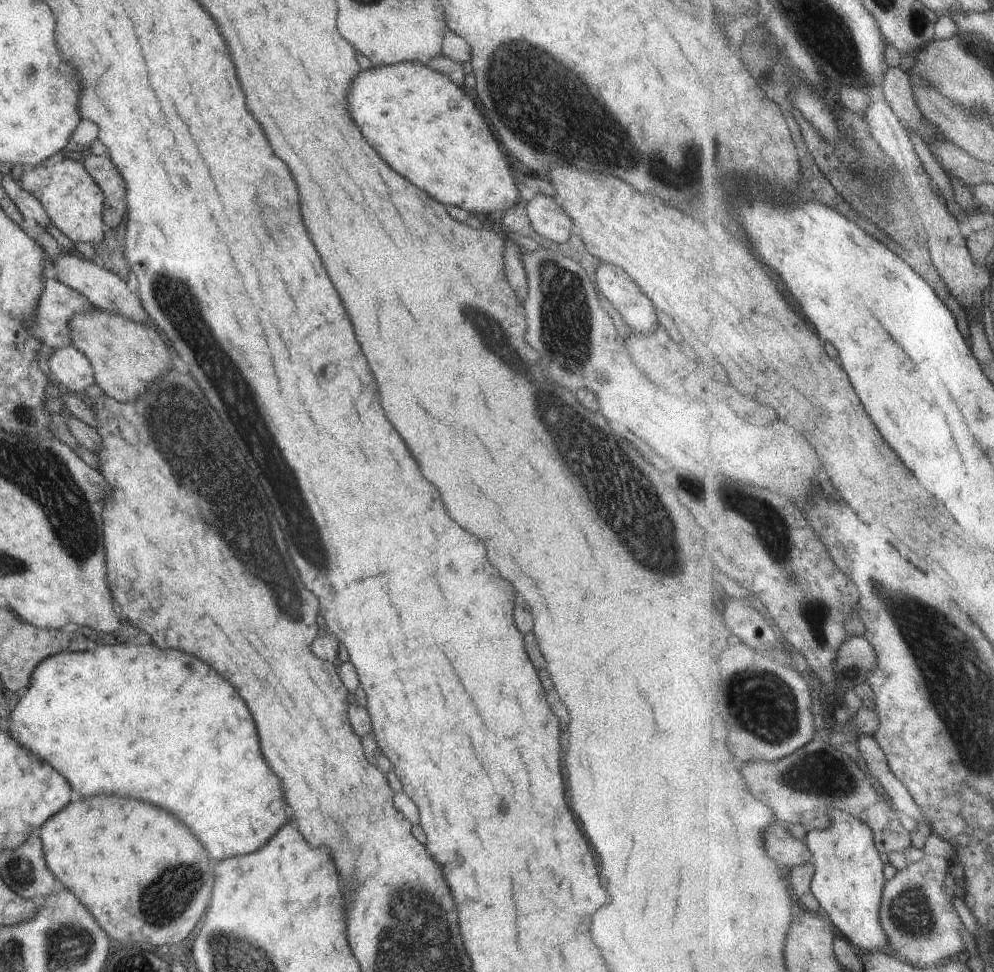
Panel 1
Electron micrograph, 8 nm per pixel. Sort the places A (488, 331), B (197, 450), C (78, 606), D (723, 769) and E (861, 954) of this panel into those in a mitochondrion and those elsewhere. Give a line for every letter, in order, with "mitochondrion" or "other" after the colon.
A: mitochondrion
B: mitochondrion
C: other
D: other
E: other

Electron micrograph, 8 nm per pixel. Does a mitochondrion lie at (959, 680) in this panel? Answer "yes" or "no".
yes

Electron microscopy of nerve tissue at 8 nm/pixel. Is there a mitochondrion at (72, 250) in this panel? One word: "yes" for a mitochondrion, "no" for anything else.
no

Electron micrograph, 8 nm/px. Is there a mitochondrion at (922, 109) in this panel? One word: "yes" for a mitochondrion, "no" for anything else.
no

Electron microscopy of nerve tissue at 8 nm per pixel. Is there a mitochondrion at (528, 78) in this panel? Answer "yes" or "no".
yes

